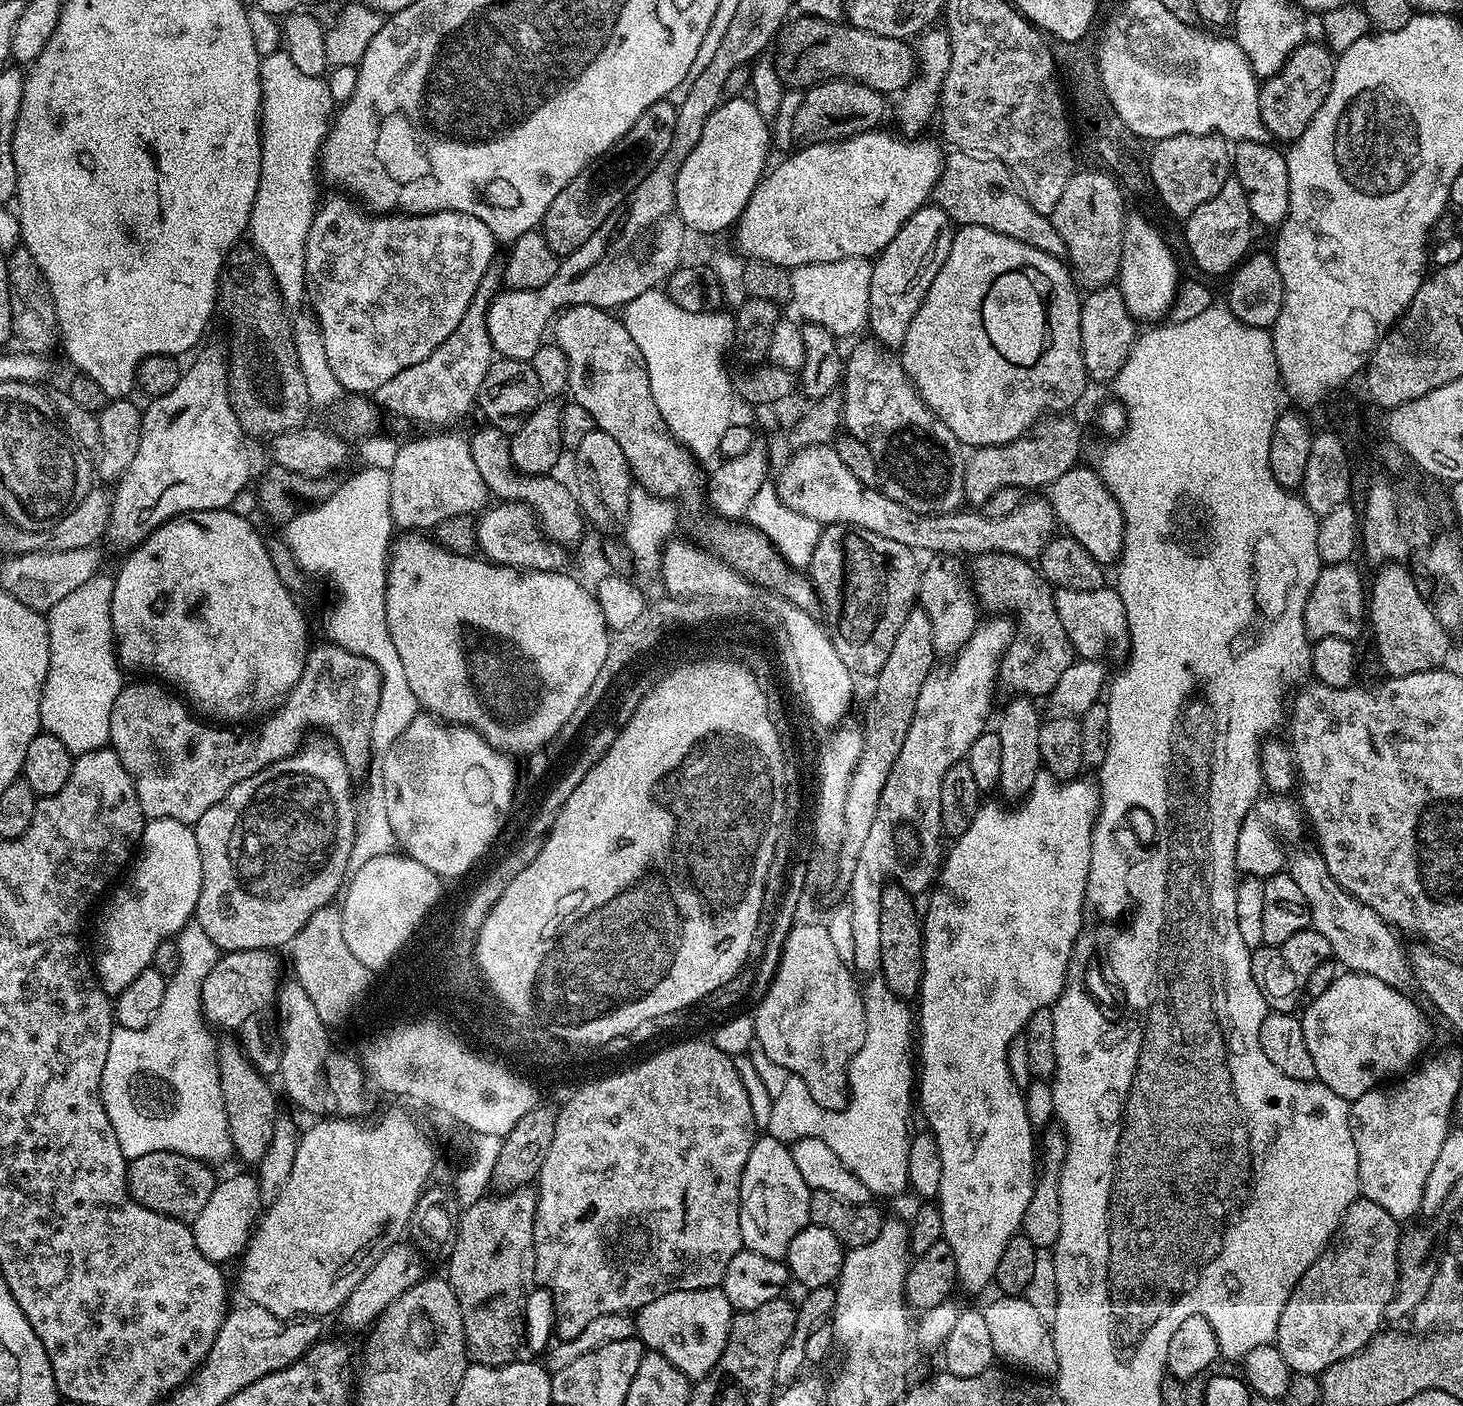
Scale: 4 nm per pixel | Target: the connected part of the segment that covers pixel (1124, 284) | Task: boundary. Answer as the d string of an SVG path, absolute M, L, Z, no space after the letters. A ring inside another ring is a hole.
M1129 215L1124 221L1118 287L1133 320L1156 322L1164 318L1159 316L1166 315L1175 305L1181 280L1176 260L1172 257L1167 242L1160 237L1159 230L1146 217Z

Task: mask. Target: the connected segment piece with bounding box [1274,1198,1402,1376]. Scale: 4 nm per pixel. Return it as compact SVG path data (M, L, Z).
M1358 1198L1348 1207L1348 1213L1340 1220L1330 1241L1316 1261L1302 1274L1296 1289L1290 1294L1286 1306L1282 1306L1282 1318L1278 1318L1275 1346L1286 1358L1286 1366L1293 1373L1316 1376L1326 1371L1334 1362L1358 1354L1381 1331L1385 1323L1384 1311L1396 1289L1398 1278L1398 1242L1402 1228L1396 1219L1382 1206Z

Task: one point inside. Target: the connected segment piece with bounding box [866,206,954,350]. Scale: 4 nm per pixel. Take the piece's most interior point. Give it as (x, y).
(901, 274)

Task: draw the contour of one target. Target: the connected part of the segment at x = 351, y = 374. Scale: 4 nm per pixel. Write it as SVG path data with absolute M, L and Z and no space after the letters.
M337 197L334 200L326 201L325 204L323 201L317 207L315 218L312 219L310 234L306 238L304 282L307 295L310 297L310 304L312 300L313 306L316 307L312 308L325 342L326 362L330 362L330 370L334 370L334 378L338 378L341 389L345 393L368 392L368 394L374 394L378 390L378 386L390 382L390 378L394 378L394 374L402 374L402 370L422 362L422 358L426 358L434 349L442 346L442 342L446 342L446 338L450 338L450 334L454 334L458 322L462 322L462 314L466 314L466 310L474 298L474 290L478 290L478 282L482 282L482 274L486 274L486 270L493 267L492 255L496 252L498 240L494 233L488 229L486 222L482 222L465 212L426 212L404 215L369 214L359 207L354 208L351 199Z

